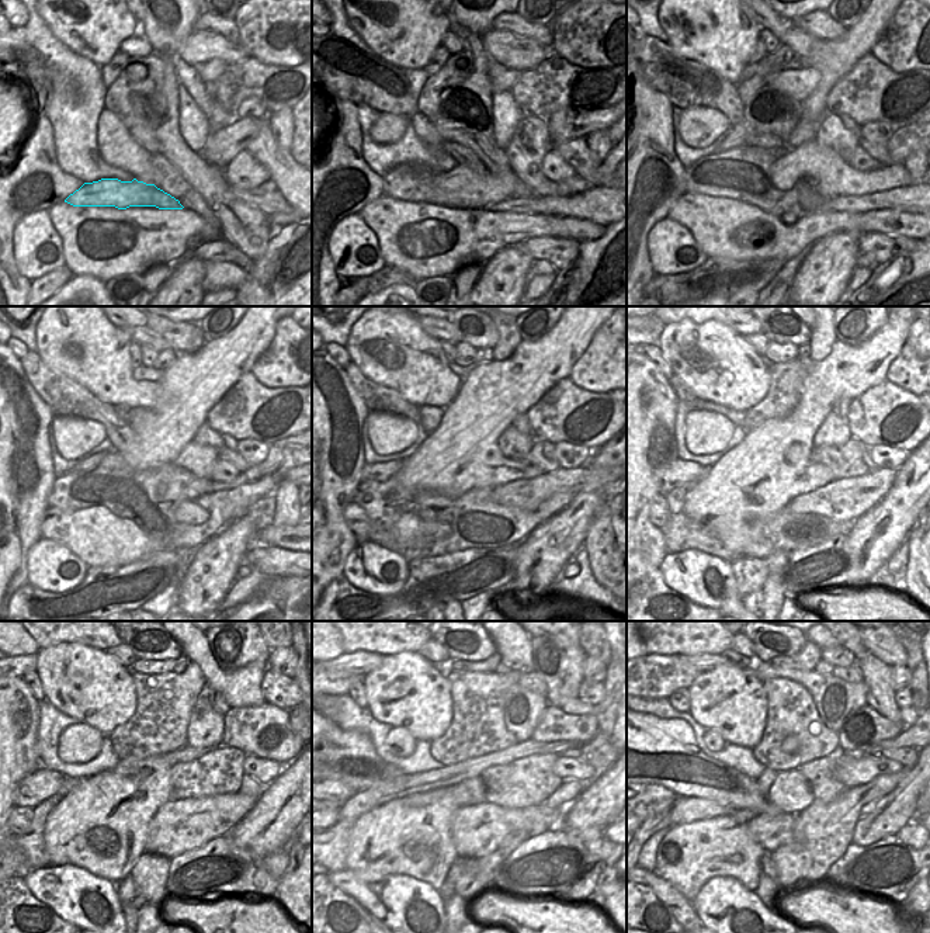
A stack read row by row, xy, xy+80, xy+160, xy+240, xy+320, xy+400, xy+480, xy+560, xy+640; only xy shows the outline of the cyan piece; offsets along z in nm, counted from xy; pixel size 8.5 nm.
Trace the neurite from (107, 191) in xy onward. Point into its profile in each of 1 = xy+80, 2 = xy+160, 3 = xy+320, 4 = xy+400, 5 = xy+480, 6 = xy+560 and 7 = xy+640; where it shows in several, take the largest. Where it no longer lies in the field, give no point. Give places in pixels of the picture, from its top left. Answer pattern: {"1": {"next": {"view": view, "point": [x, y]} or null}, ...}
{"1": {"next": {"view": "xy+80", "point": [461, 187]}}, "2": {"next": {"view": "xy+160", "point": [821, 166]}}, "3": {"next": {"view": "xy+320", "point": [513, 444]}}, "4": {"next": {"view": "xy+400", "point": [833, 430]}}, "5": {"next": {"view": "xy+480", "point": [205, 728]}}, "6": {"next": {"view": "xy+560", "point": [523, 708]}}, "7": {"next": {"view": "xy+640", "point": [835, 699]}}}

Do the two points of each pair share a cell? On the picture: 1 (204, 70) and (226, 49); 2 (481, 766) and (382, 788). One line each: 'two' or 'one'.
1: two
2: one

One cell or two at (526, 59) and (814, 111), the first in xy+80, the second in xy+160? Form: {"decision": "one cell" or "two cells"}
{"decision": "two cells"}

